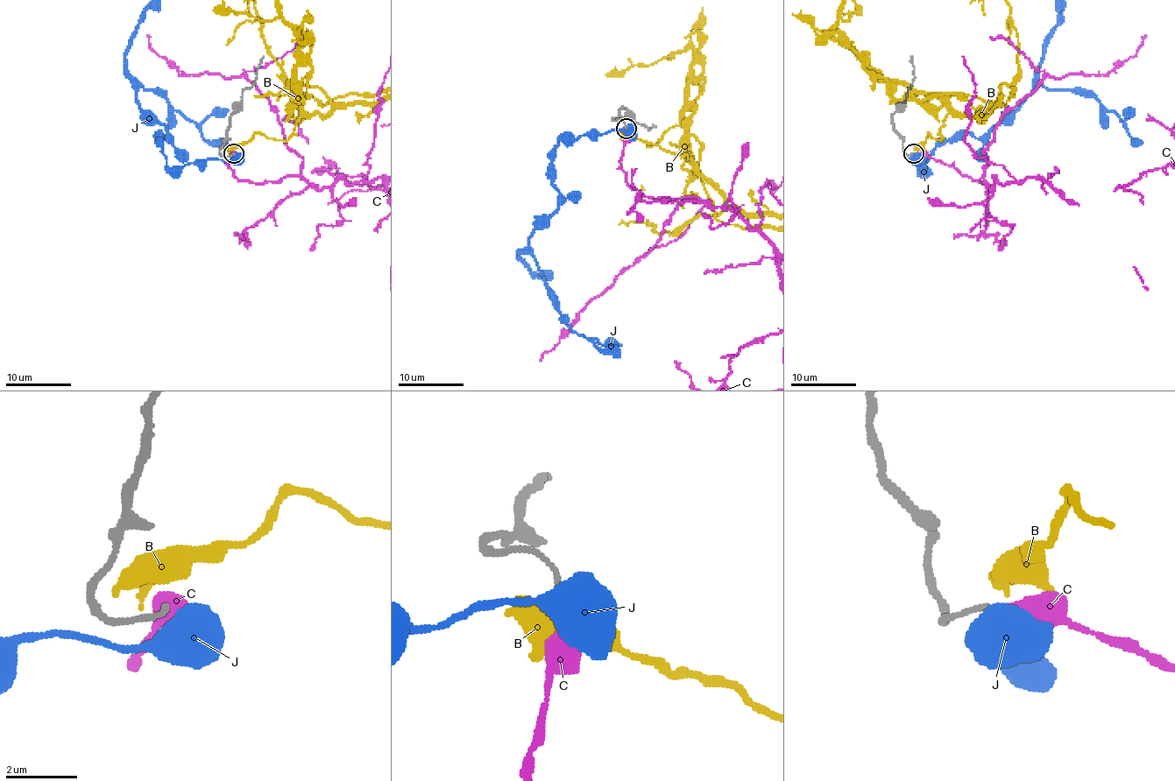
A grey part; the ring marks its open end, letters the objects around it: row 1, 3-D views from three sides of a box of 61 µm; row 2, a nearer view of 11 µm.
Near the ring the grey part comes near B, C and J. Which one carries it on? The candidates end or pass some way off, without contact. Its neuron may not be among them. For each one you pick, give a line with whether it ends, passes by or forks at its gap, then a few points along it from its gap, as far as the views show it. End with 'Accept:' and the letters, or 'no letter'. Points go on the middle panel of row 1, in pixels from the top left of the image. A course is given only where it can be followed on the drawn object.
C: it ends
Accept: C

